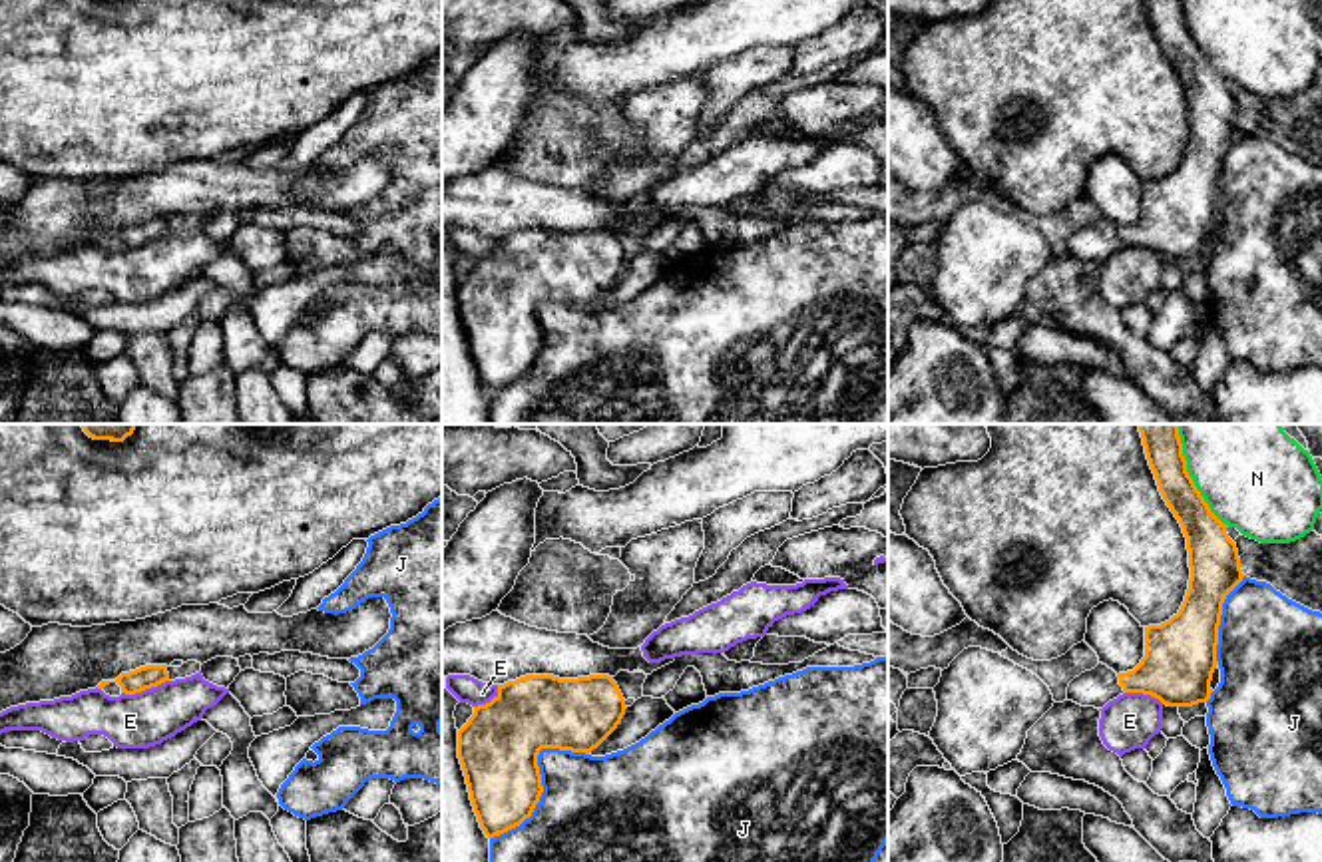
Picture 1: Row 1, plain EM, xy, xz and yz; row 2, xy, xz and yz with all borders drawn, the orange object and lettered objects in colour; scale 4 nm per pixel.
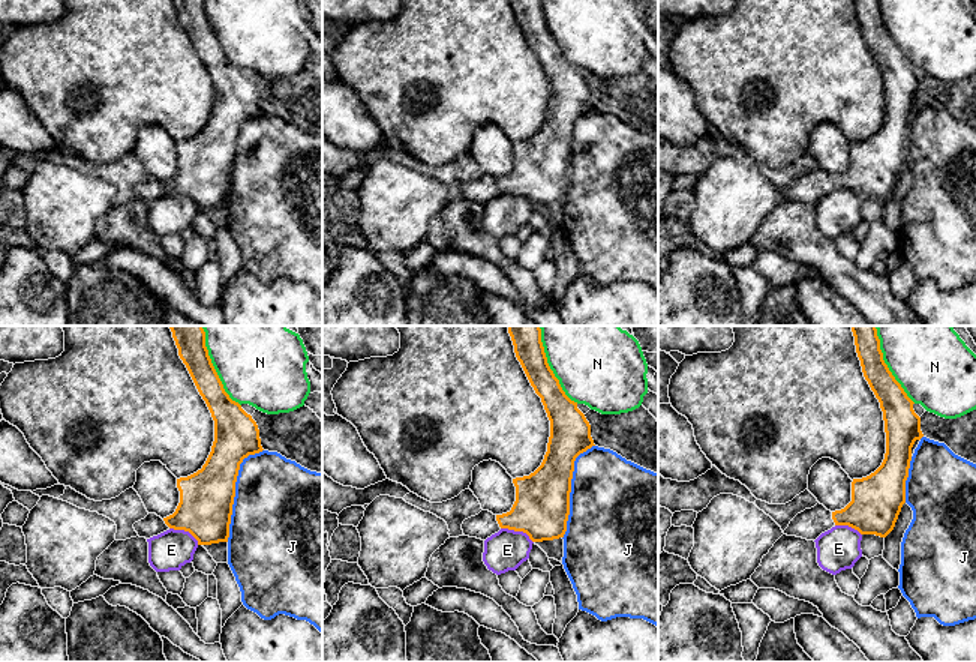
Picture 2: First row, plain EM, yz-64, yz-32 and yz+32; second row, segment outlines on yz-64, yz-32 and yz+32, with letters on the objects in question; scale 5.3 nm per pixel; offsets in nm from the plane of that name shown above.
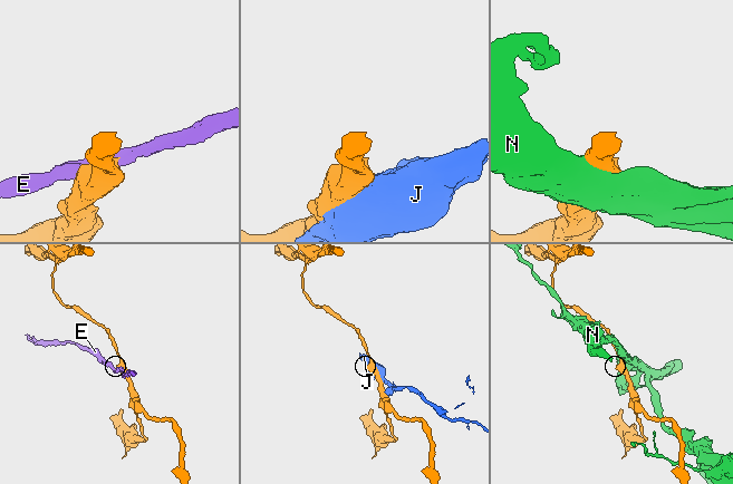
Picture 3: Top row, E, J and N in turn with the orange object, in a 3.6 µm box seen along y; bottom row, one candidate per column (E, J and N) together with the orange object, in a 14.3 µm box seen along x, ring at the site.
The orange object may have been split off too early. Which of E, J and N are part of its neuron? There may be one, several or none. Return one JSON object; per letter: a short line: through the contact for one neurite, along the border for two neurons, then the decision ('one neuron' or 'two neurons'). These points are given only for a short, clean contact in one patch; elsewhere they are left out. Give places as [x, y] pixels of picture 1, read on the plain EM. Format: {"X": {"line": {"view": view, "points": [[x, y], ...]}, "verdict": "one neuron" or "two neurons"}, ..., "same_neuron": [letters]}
{"E": {"verdict": "two neurons"}, "J": {"verdict": "two neurons"}, "N": {"verdict": "two neurons"}, "same_neuron": []}

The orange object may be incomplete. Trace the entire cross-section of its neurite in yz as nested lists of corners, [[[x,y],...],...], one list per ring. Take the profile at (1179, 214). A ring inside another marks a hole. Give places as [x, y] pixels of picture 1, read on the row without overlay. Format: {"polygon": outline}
{"polygon": [[[1145,0],[1149,20],[1155,28],[1159,46],[1187,92],[1191,133],[1185,155],[1177,169],[1161,179],[1145,181],[1145,211],[1127,227],[1115,227],[1099,217],[1095,223],[1081,227],[1067,241],[1067,255],[1081,261],[1103,263],[1123,247],[1143,247],[1159,253],[1167,261],[1193,261],[1211,253],[1211,235],[1218,219],[1218,179],[1226,149],[1242,135],[1240,111],[1236,98],[1209,62],[1193,32],[1187,26],[1183,0]]]}

